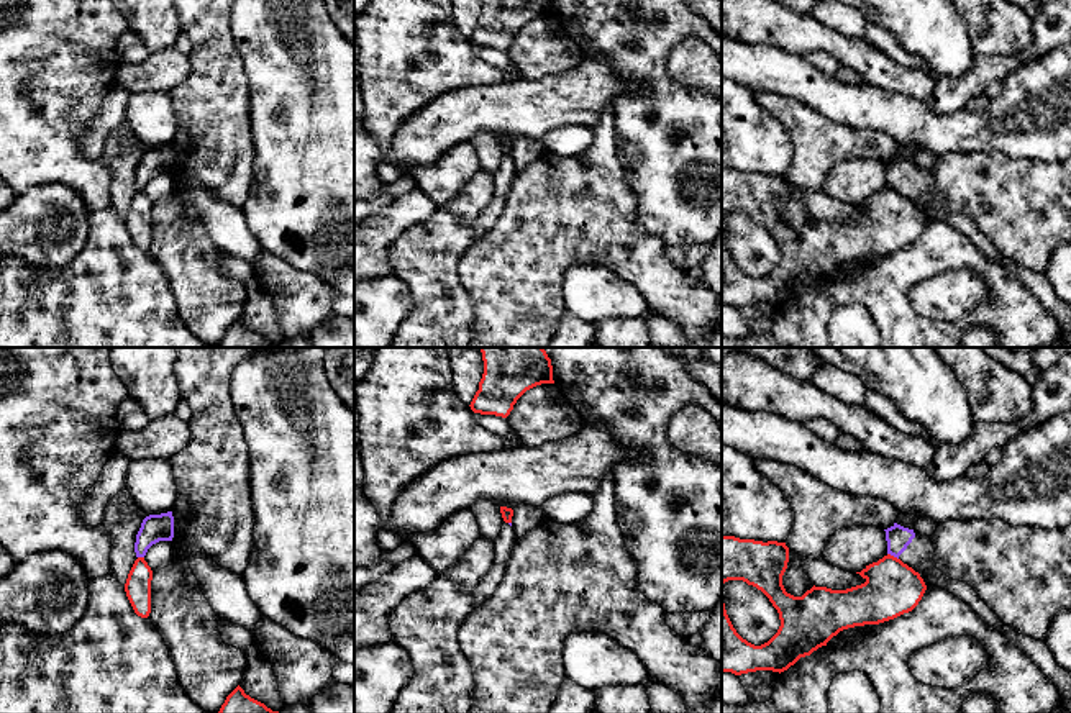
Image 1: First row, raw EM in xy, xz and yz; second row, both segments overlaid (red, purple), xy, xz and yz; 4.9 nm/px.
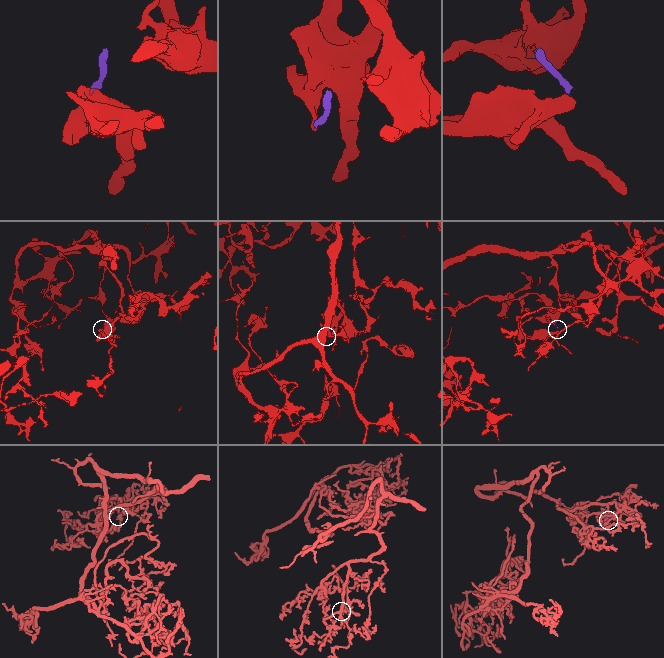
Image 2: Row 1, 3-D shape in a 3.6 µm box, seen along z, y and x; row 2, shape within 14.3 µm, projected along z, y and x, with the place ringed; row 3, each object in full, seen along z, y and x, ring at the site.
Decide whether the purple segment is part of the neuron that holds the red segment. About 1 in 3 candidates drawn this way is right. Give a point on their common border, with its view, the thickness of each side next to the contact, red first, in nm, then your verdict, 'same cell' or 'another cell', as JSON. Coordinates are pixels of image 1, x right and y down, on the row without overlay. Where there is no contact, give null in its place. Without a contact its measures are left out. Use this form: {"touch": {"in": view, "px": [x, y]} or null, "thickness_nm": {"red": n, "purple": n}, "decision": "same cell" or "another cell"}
{"touch": {"in": "yz", "px": [893, 189]}, "thickness_nm": {"red": 260, "purple": 120}, "decision": "another cell"}

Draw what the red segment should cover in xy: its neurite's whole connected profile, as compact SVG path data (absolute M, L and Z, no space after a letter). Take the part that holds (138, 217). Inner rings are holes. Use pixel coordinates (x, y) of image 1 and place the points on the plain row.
M138 190L128 207L125 225L134 246L141 251L148 251L151 246L151 213L151 200L144 190Z

